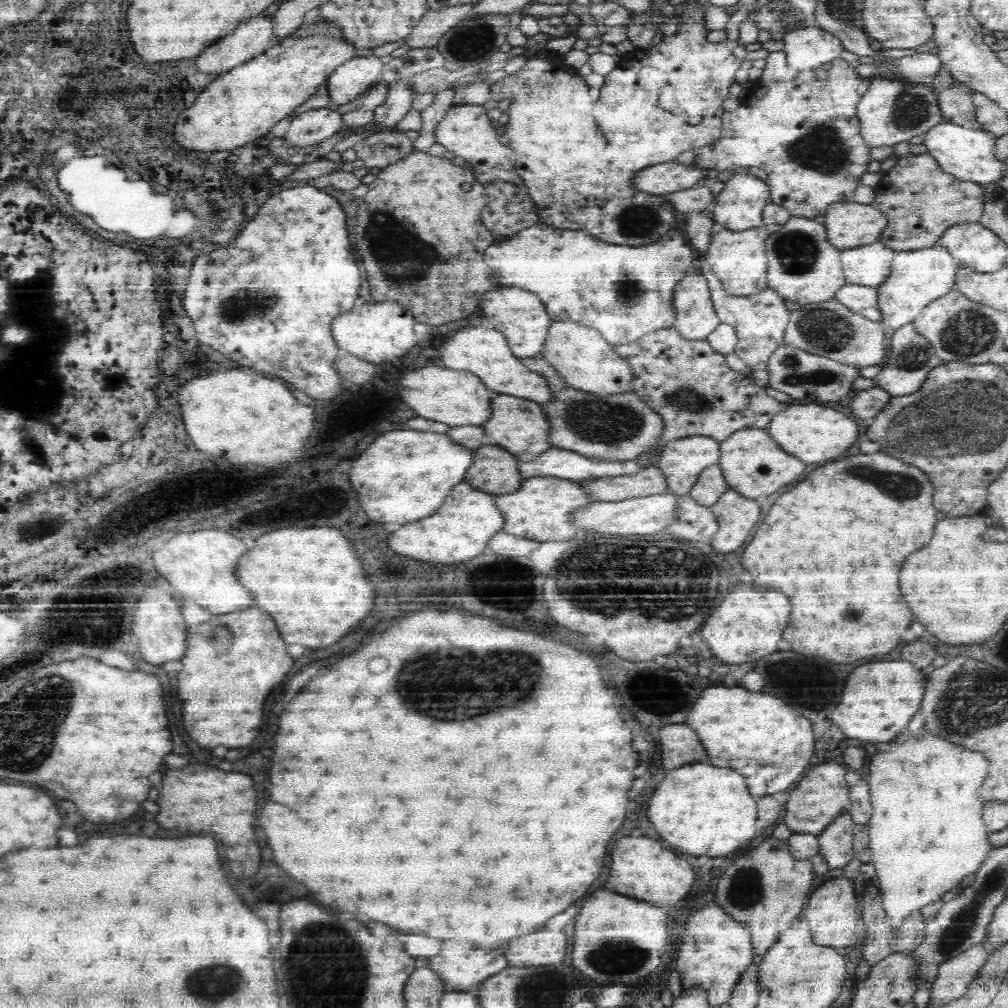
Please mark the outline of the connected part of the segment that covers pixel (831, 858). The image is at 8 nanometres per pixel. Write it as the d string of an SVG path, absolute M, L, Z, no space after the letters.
M847 809L838 814L820 836L819 852L825 857L830 869L843 867L856 857L853 834L856 822Z

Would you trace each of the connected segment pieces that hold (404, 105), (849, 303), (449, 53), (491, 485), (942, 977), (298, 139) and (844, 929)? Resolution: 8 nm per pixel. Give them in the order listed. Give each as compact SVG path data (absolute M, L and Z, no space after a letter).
M404 81L390 83L386 102L372 110L372 132L383 133L395 128L402 117L409 112L412 93L406 89Z
M847 282L836 290L833 298L846 306L853 314L869 318L873 322L881 320L876 305L876 287L855 285Z
M490 14L490 16L475 19L462 19L454 28L441 36L436 48L446 61L458 64L458 68L476 66L500 52L500 46L507 41L507 33L512 29L510 25L509 15L506 14Z
M480 444L470 449L472 462L462 480L488 494L506 494L518 490L522 477L516 471L518 461L509 452L494 444Z
M978 943L938 964L936 978L932 981L931 998L960 998L972 982L972 978L978 974L988 952L989 949L984 943Z
M328 108L306 111L292 119L290 128L283 135L284 142L290 148L314 147L340 132L343 126L340 116Z
M835 873L830 879L821 884L810 896L810 901L804 918L808 921L812 938L820 946L848 946L856 942L856 918L858 918L858 898L854 895L851 879Z

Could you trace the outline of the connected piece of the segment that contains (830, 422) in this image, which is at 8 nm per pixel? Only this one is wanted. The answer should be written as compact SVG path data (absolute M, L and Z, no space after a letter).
M820 404L787 405L784 410L772 414L768 426L764 428L772 443L784 453L802 461L805 465L820 460L830 460L850 448L858 438L858 428L852 418L840 414L832 408L822 408Z

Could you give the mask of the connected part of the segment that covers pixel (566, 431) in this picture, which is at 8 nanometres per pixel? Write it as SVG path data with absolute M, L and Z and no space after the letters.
M528 356L520 363L531 373L544 378L551 398L540 402L540 411L548 421L548 443L564 448L596 462L634 461L634 458L663 432L660 416L654 412L645 399L634 391L588 392L570 386L560 373L549 366L543 356Z

